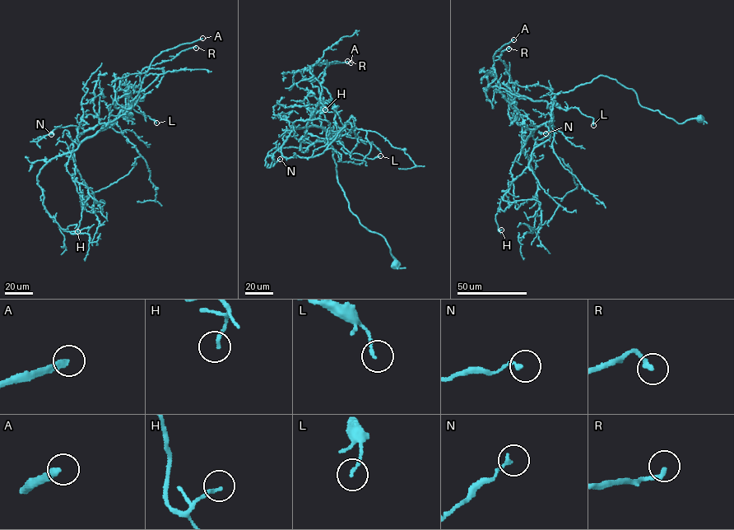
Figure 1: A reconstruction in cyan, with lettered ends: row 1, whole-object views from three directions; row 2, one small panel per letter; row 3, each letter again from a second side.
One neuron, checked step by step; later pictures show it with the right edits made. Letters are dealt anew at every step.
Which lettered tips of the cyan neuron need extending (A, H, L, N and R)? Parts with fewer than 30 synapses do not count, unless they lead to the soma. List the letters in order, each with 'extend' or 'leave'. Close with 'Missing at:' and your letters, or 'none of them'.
A: extend
H: leave
L: leave
N: leave
R: leave
Missing at: A

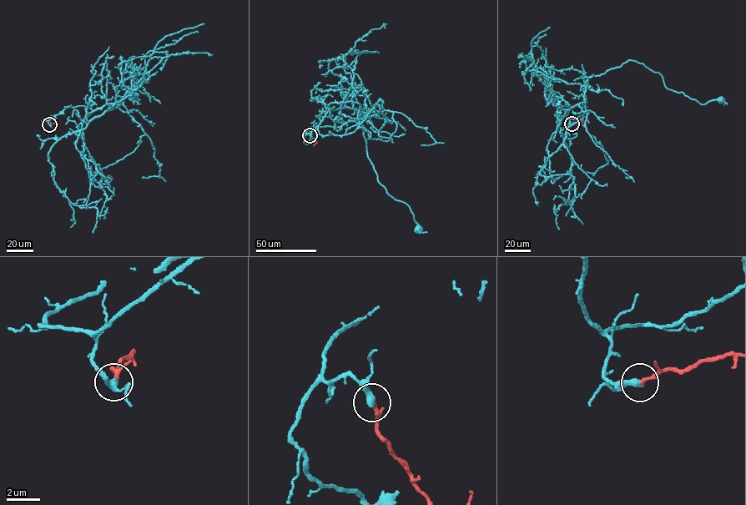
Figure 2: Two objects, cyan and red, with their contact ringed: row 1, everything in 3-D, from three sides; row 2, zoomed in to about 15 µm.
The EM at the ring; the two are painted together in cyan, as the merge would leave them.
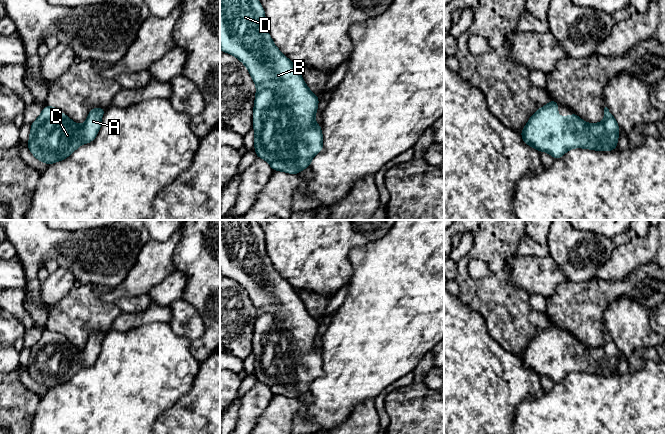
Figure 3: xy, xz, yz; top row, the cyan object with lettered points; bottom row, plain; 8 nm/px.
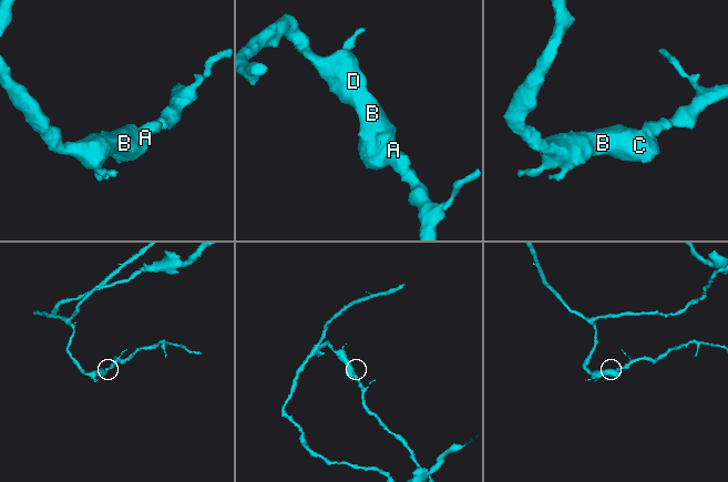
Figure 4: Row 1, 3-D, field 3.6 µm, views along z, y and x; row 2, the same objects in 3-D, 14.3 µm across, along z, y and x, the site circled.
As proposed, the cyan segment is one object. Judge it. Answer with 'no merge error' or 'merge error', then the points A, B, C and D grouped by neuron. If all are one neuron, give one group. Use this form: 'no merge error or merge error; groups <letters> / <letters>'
no merge error; groups A B C D

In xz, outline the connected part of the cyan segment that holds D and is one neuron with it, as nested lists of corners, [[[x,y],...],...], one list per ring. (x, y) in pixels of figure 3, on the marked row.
[[[220,0],[220,49],[239,59],[256,84],[253,109],[254,150],[274,171],[299,174],[323,150],[321,125],[315,123],[319,97],[305,84],[299,69],[274,44],[266,28],[265,11],[259,0]]]

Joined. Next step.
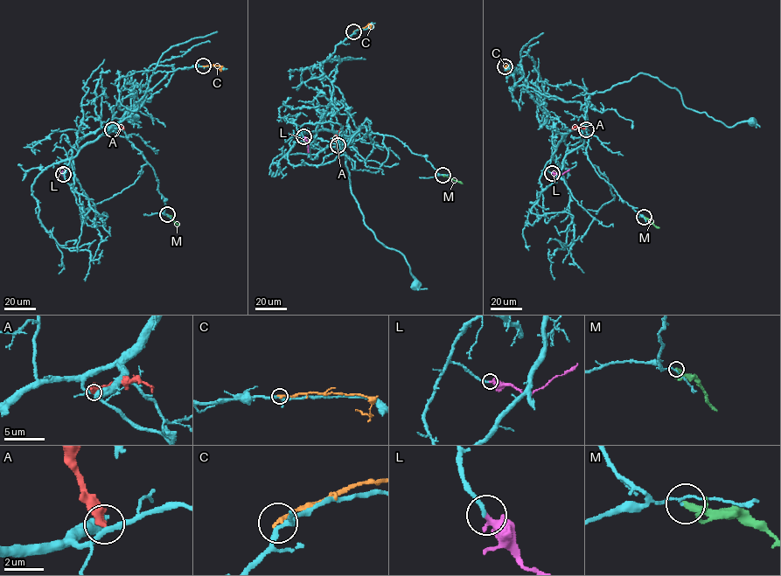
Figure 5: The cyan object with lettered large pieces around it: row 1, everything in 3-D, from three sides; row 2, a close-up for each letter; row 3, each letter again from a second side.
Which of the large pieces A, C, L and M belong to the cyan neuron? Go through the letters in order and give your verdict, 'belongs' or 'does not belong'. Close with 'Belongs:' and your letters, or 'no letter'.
A: does not belong
C: does not belong
L: belongs
M: does not belong
Belongs: L

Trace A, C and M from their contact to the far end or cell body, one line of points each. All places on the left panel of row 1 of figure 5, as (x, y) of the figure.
A: (112, 129), (123, 129)
C: (204, 65), (219, 65), (221, 70), (218, 68)
M: (167, 214), (179, 225)

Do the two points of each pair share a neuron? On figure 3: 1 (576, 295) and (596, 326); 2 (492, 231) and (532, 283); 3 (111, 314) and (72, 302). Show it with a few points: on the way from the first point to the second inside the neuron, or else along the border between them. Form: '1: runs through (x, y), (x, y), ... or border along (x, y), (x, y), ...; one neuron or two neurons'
1: runs through (576, 303), (576, 306), (588, 318); one neuron
2: border along (516, 252), (508, 261), (508, 279); two neurons
3: runs through (101, 314), (90, 314), (82, 311); one neuron

